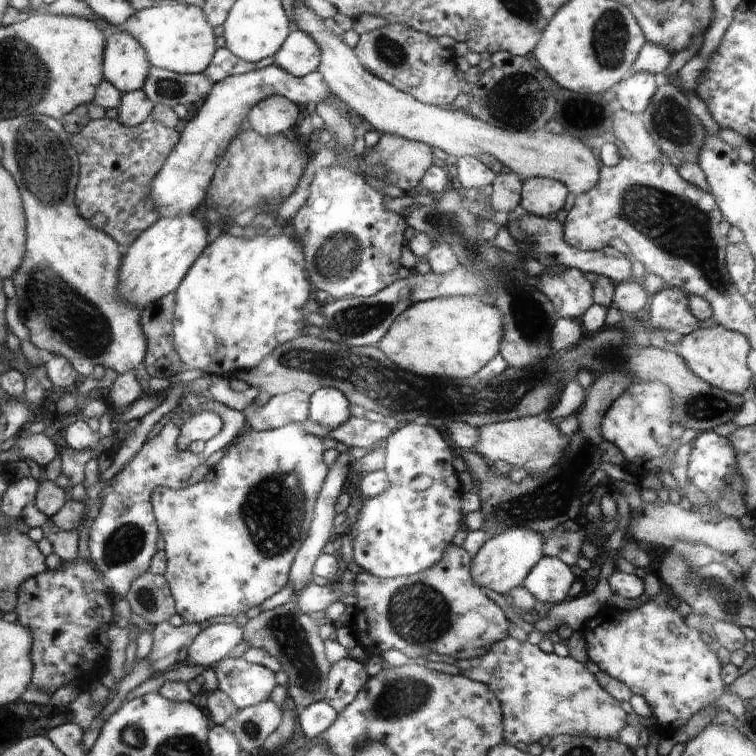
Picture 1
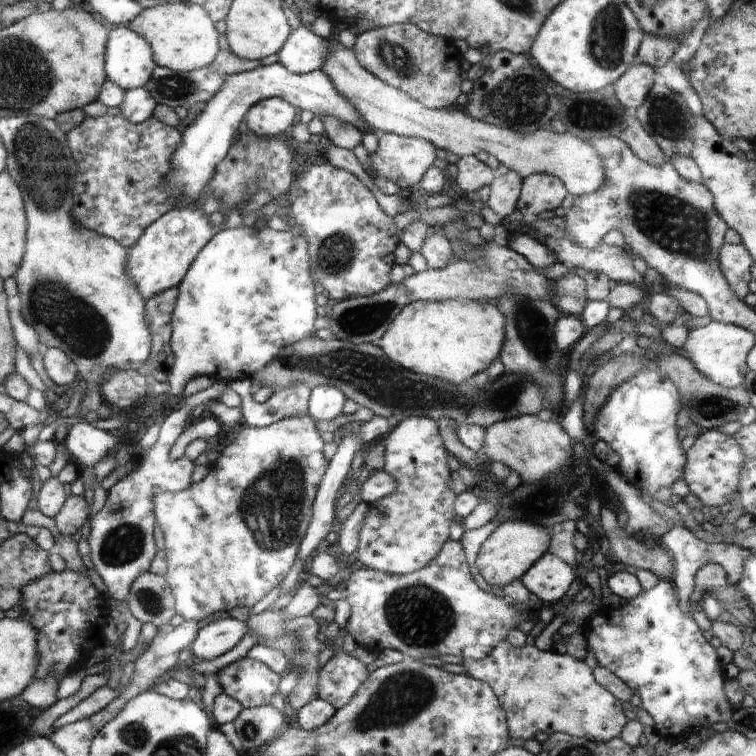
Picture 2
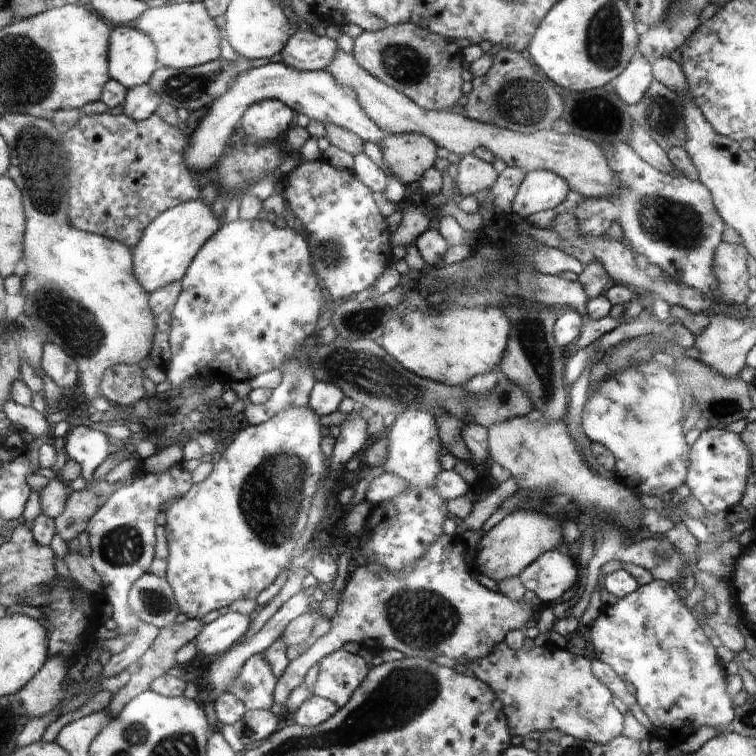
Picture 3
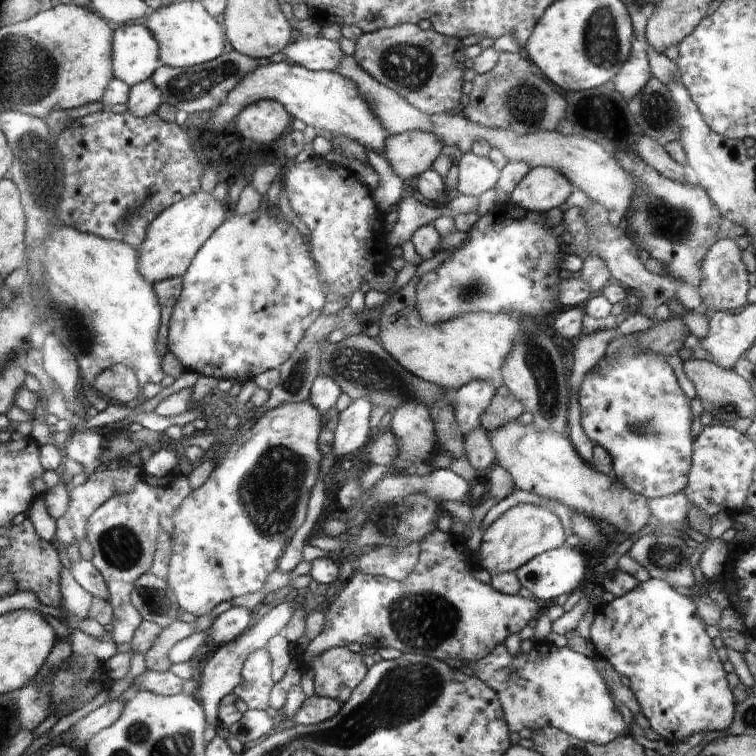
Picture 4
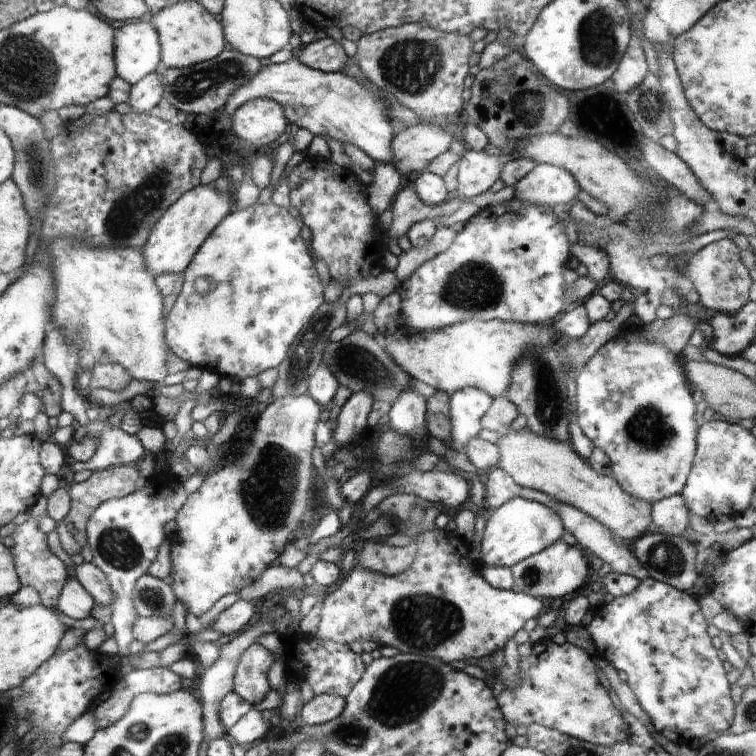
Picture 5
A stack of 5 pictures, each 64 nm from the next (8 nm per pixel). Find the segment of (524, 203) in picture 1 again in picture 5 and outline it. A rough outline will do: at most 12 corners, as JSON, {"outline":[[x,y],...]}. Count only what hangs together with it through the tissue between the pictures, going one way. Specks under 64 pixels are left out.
{"outline":[[538,163],[514,185],[514,198],[566,208],[578,192],[562,167]]}

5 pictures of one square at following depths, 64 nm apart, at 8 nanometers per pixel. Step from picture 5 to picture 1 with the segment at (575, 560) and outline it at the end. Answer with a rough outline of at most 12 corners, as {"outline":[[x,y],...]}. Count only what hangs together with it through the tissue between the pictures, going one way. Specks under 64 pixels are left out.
{"outline":[[544,557],[523,587],[544,604],[569,595],[574,574],[565,561]]}

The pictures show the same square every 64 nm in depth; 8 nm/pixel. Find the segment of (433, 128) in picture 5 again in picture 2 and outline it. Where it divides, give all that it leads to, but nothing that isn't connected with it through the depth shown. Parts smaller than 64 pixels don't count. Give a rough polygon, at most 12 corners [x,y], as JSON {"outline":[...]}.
{"outline":[[382,133],[371,170],[409,189],[434,164],[424,139]]}

